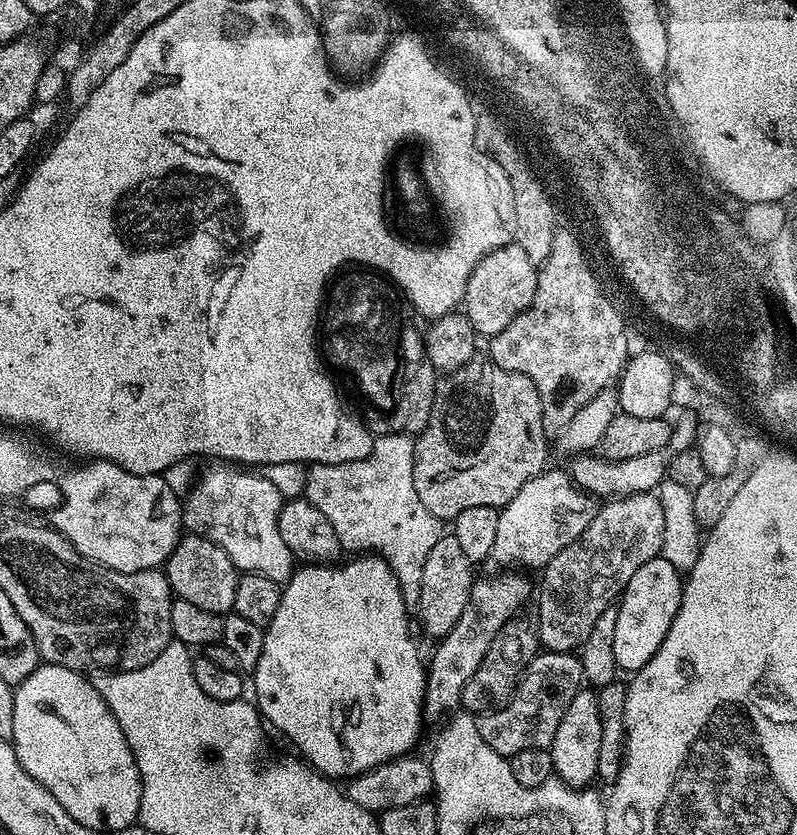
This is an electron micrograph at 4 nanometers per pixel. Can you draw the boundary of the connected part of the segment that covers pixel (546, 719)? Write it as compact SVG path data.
M541 651L526 666L508 703L476 716L482 742L486 742L490 750L498 750L498 754L509 758L518 754L518 750L551 749L558 722L562 722L562 714L566 714L566 706L570 706L570 698L581 691L584 683L579 655L572 652Z

